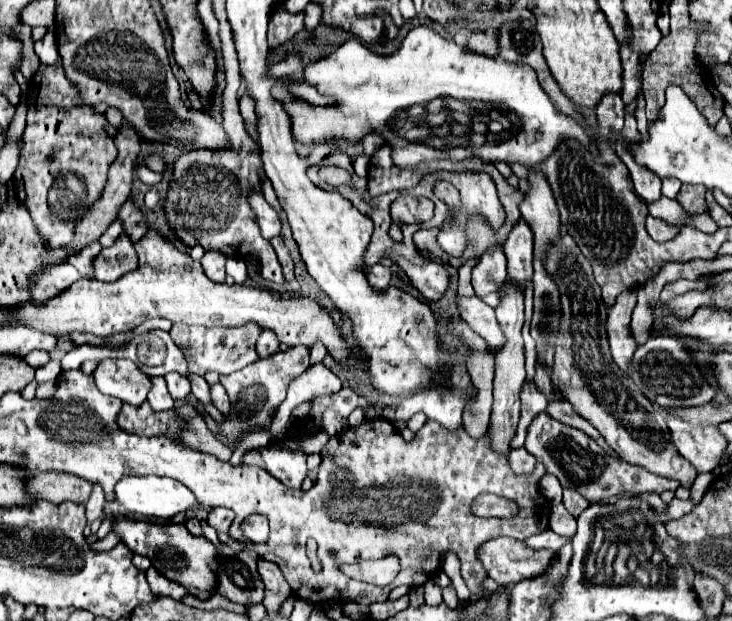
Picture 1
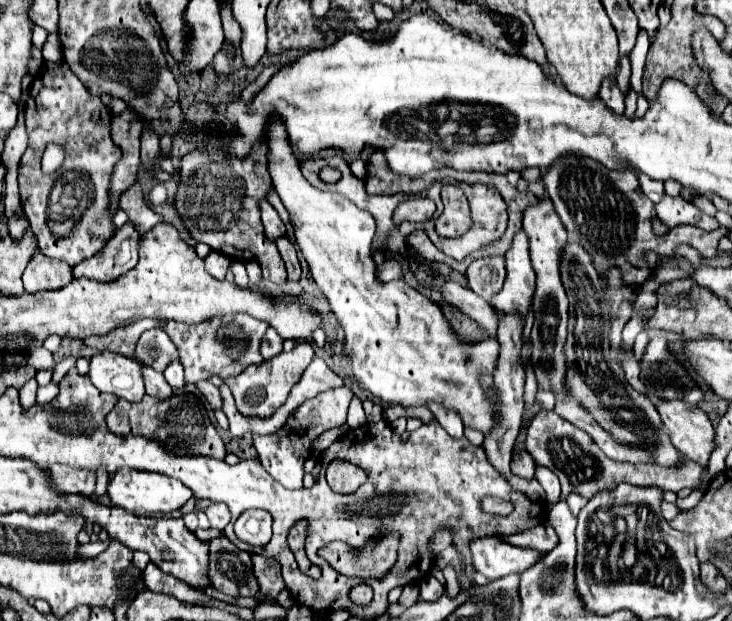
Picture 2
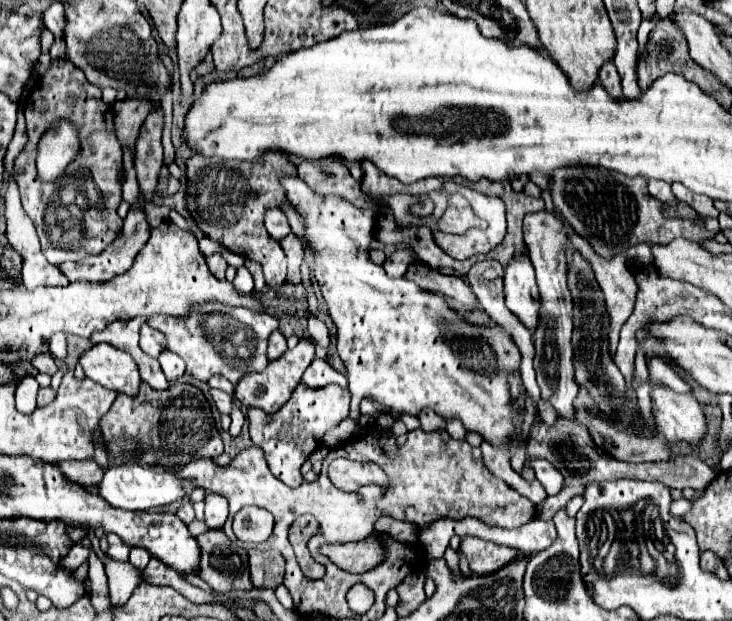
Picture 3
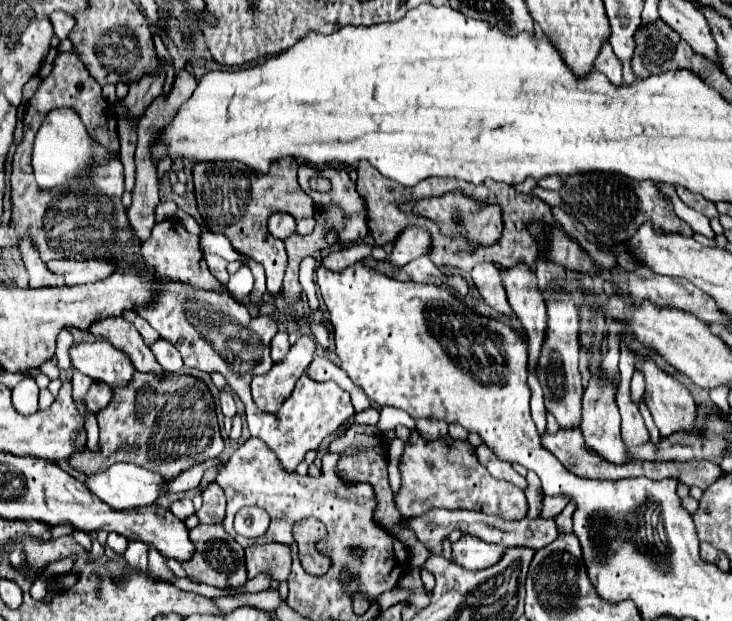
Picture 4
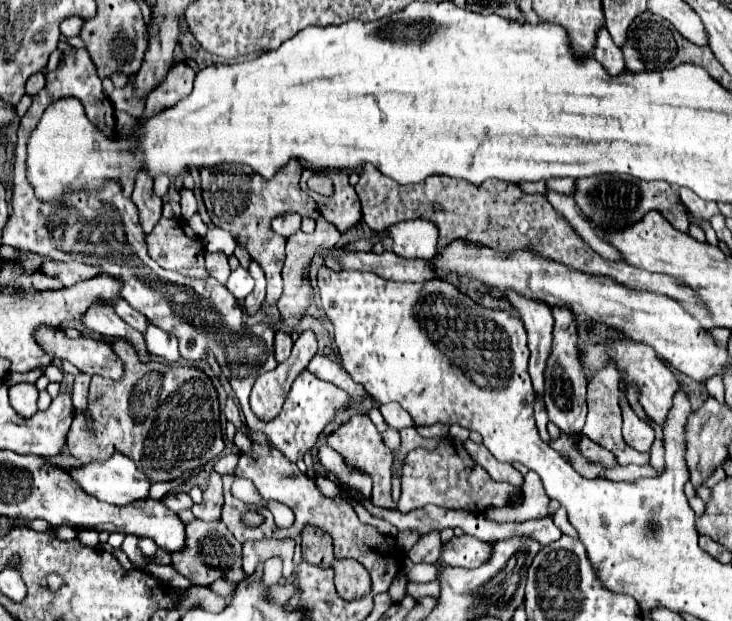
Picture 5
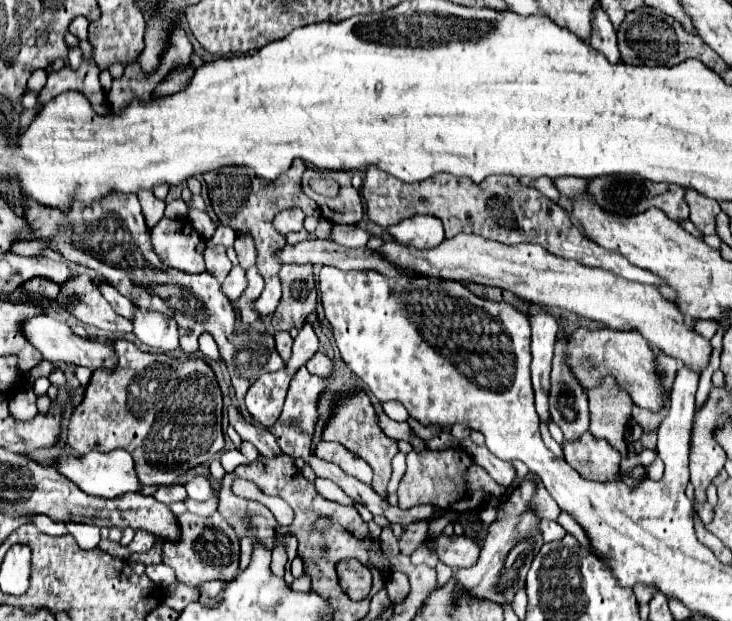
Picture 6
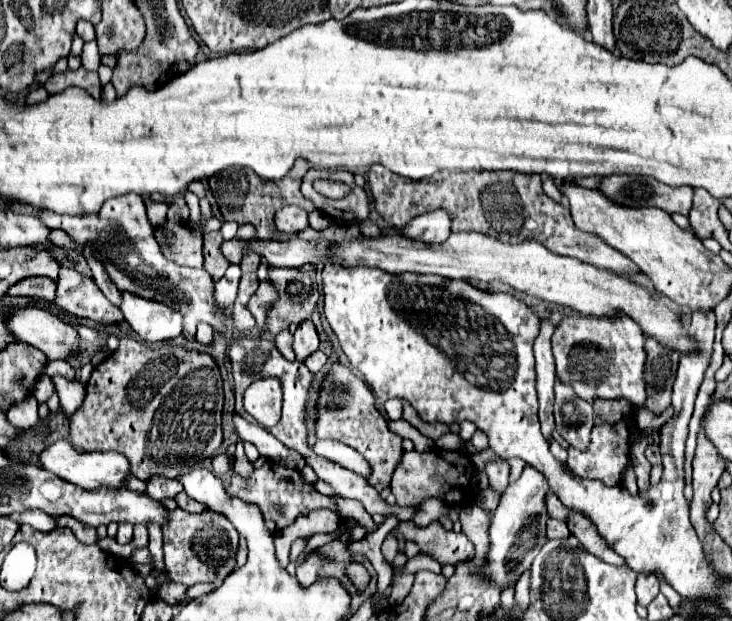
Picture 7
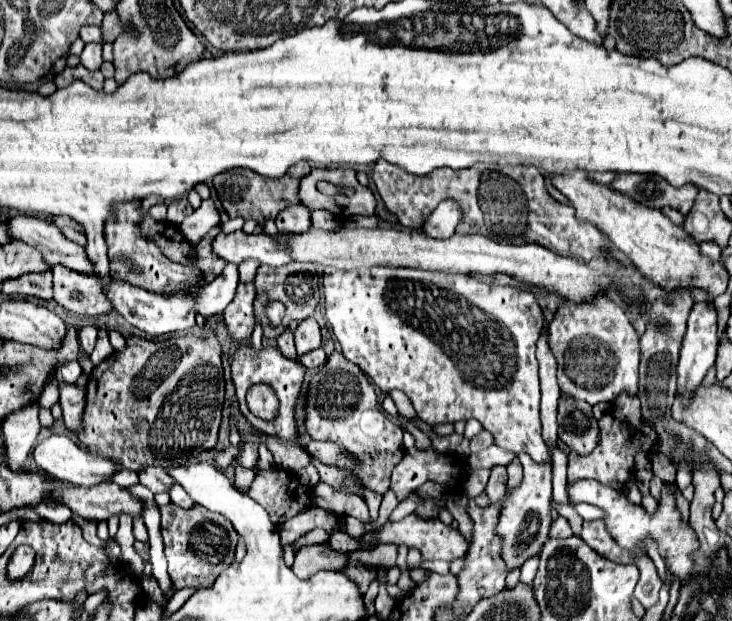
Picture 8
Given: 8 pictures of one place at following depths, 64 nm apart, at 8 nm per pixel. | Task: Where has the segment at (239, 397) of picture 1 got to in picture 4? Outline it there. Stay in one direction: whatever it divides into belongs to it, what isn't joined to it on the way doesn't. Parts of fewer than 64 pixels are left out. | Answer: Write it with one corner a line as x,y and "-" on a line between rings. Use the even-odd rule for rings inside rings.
300,336
286,358
272,366
270,372
252,378
252,400
264,412
278,412
284,400
292,394
296,380
306,372
316,352
316,342
310,336

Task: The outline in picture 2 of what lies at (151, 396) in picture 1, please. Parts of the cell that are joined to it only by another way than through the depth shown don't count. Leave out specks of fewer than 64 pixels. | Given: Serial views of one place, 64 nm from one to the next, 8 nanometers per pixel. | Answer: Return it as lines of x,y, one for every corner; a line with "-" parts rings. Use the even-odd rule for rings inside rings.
140,364
140,368
142,368
146,392
150,396
154,396
154,398
170,398
172,396
172,388
164,380
164,374
162,372
156,372
154,368
148,368
148,364

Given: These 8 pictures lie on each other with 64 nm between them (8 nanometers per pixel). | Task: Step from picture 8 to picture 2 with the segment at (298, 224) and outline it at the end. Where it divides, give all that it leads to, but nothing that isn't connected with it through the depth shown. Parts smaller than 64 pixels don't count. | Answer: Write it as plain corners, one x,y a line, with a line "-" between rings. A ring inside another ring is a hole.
262,200
262,202
260,202
260,210
262,210
262,224
264,224
266,236
268,236
270,240
278,240
280,236
284,236
284,234
286,234
286,226
284,226
284,222
280,220
278,212
272,208
272,204
266,202
266,200

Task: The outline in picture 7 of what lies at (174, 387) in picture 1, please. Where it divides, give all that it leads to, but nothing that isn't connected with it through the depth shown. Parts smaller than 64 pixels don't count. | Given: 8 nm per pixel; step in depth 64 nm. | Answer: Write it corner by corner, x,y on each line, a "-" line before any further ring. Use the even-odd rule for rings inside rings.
120,292
120,310
130,328
146,340
172,340
182,334
184,316
174,308
164,308
156,300
144,300
144,296
132,296
132,292

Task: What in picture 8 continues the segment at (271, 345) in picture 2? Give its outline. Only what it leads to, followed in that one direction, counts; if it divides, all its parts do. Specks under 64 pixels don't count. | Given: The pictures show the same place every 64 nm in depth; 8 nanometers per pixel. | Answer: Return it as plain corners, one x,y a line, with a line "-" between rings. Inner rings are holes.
284,330
276,342
278,342
278,350
280,350
286,358
290,358
290,360
296,360
296,358
298,358
296,348
294,348
294,334
292,334
290,330

